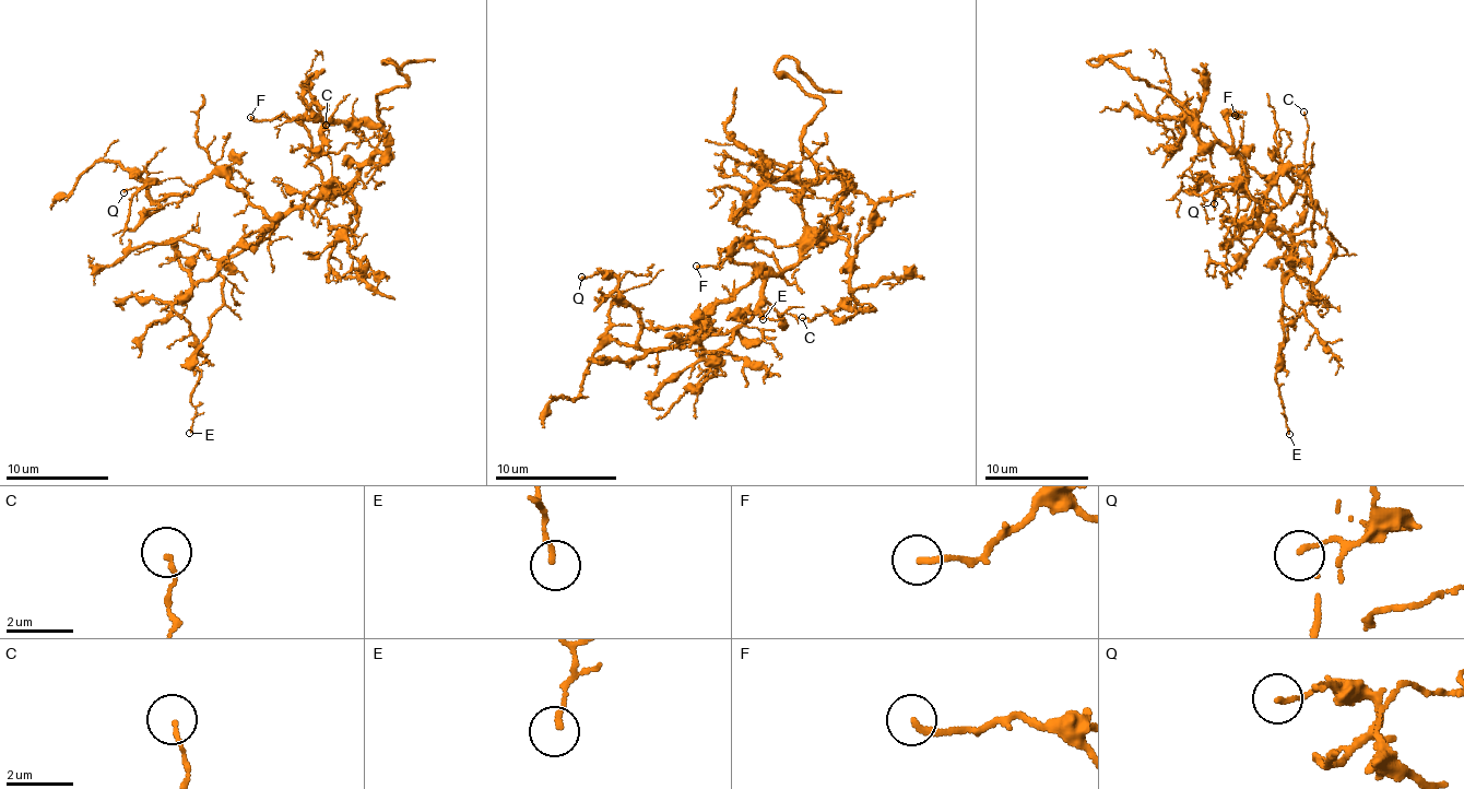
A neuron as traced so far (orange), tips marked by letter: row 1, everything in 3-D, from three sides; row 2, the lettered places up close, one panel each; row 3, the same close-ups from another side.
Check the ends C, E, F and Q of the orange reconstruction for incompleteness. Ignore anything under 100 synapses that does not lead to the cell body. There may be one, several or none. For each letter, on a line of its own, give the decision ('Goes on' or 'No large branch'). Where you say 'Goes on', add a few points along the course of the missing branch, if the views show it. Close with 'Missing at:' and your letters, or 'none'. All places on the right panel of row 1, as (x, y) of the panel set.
C: No large branch
E: No large branch
F: No large branch
Q: No large branch
Missing at: none

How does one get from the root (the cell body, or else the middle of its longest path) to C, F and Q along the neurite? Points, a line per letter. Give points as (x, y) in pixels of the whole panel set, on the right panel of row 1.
C: (1258, 201), (1277, 227), (1300, 233), (1313, 221), (1313, 200), (1303, 165), (1307, 140), (1303, 112)
F: (1258, 201), (1241, 177), (1226, 118), (1235, 113), (1240, 116), (1235, 115)
Q: (1258, 201), (1255, 212), (1287, 173), (1293, 196), (1248, 220), (1236, 236), (1235, 190), (1218, 190), (1214, 203)

